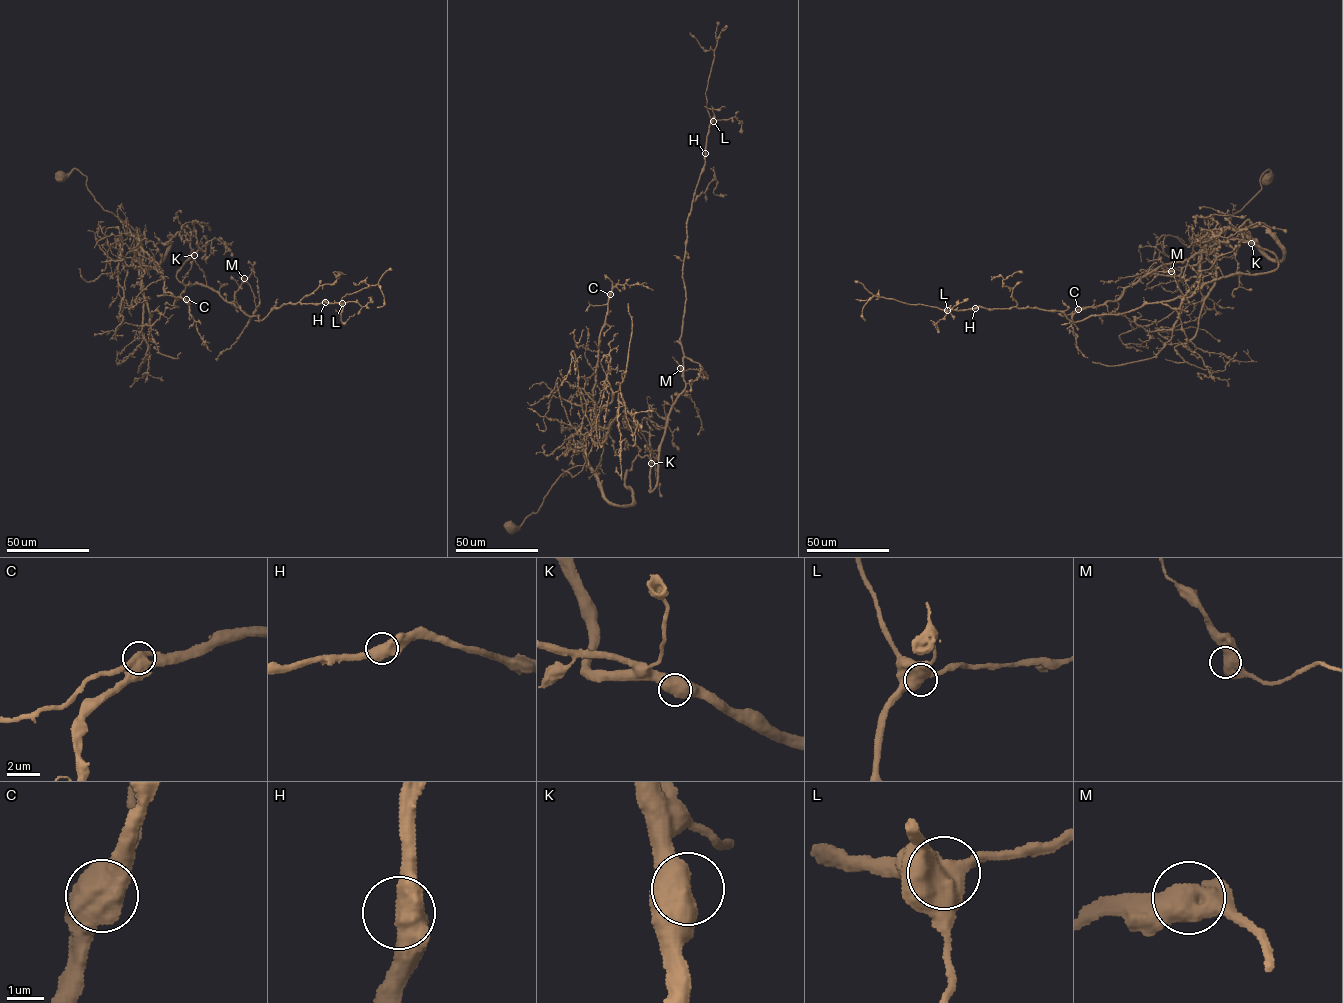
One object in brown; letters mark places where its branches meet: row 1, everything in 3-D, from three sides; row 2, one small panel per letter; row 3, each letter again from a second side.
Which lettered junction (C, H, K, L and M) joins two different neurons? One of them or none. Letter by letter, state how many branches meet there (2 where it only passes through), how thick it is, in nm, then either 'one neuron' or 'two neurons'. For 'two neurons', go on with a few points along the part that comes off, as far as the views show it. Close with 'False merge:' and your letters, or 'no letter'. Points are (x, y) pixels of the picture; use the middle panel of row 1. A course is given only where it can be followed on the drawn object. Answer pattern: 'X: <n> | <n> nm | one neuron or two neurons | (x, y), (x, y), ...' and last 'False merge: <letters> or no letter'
C: 2 | 650 nm | one neuron
H: 2 | 600 nm | one neuron
K: 2 | 700 nm | one neuron
L: 2 | 600 nm | one neuron
M: 2 | 600 nm | one neuron
False merge: no letter

